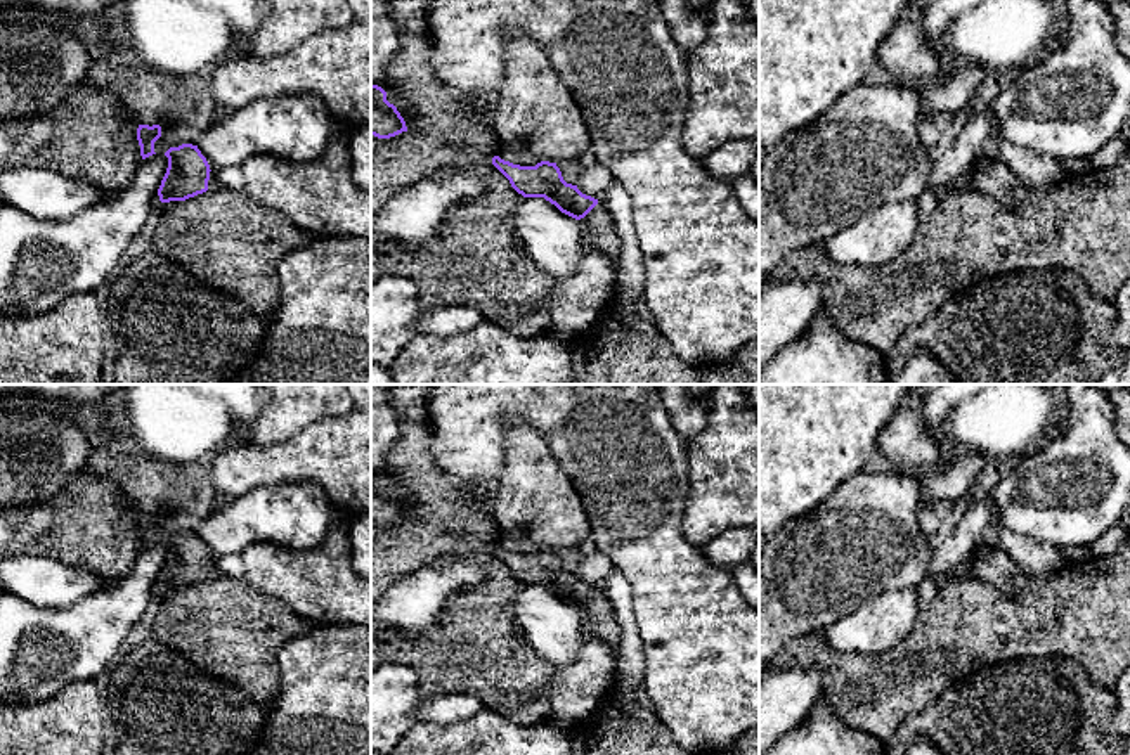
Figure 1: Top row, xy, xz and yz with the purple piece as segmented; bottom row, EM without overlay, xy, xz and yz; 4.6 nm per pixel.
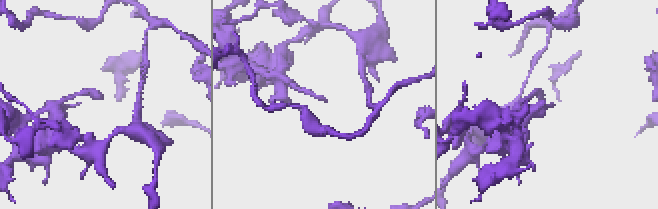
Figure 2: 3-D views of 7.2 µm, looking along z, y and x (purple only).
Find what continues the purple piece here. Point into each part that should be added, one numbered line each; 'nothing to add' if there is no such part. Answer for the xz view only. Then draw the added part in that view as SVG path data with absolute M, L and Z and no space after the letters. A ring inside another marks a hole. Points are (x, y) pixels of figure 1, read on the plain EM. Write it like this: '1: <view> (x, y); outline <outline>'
1: xz (598, 617); outline M598 589L598 592L577 610L582 620L582 636L586 639L600 639L607 642L617 660L617 651L620 644L620 627L617 622L615 610L605 590Z

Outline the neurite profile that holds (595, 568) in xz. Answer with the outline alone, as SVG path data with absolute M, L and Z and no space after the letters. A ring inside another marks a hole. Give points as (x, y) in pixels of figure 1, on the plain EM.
M596 551L589 556L584 556L575 573L582 582L605 589L612 568L614 565L610 558Z

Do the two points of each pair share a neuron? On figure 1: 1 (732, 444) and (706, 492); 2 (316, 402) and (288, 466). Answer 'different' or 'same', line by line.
1: same
2: different

